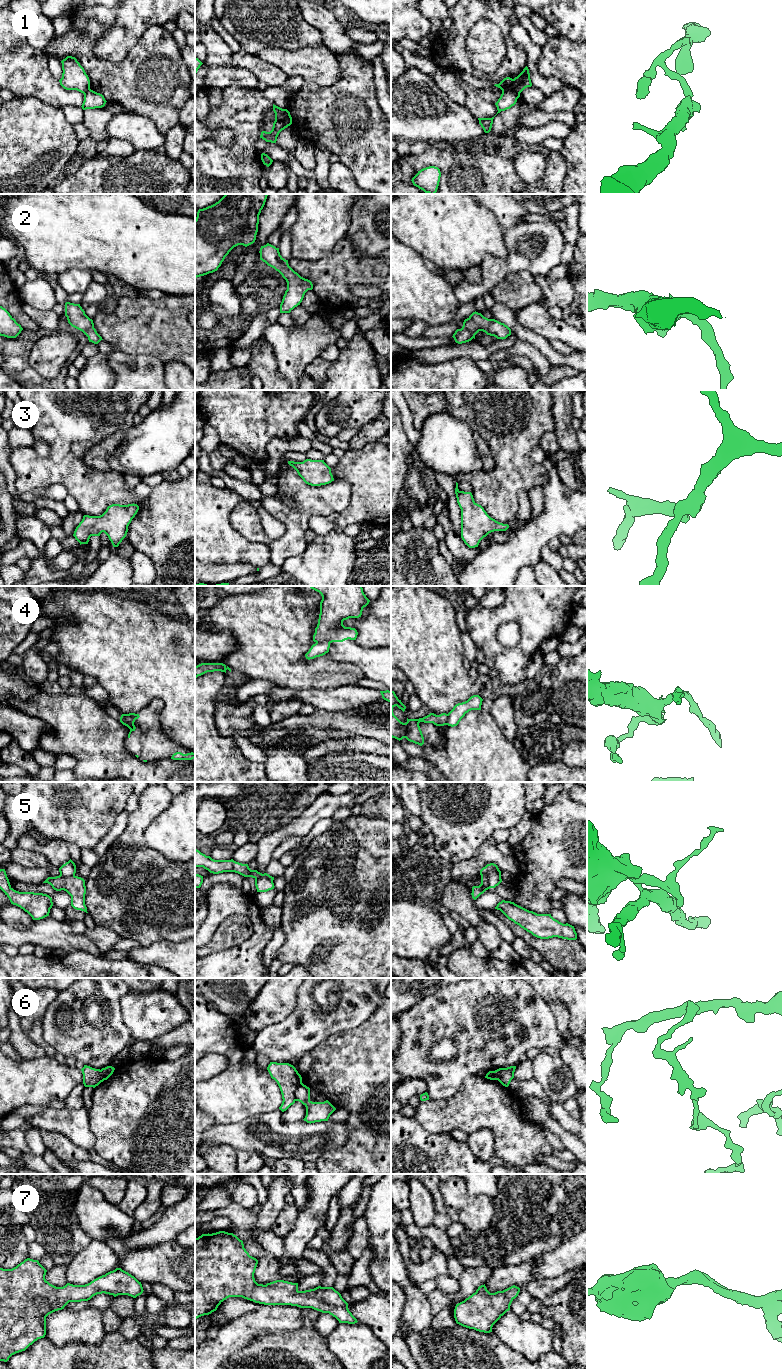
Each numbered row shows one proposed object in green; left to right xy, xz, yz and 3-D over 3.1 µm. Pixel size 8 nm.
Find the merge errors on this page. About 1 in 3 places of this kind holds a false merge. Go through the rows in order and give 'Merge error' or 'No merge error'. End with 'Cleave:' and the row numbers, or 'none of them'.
1: Merge error
2: No merge error
3: No merge error
4: Merge error
5: Merge error
6: Merge error
7: No merge error
Cleave: 1, 4, 5, 6

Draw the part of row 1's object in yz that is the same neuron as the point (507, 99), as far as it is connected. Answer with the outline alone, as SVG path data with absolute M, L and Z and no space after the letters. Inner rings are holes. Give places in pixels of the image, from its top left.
M502 91L500 98L495 103L498 110L497 114L514 106L519 97L520 95L516 91ZM494 117L478 118L479 124L481 125L485 133L489 133L491 131Z

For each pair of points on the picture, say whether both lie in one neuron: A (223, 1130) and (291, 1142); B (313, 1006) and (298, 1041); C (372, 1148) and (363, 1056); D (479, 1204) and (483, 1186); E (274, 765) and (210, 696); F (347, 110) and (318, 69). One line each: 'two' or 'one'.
A: one
B: one
C: one
D: two
E: two
F: two

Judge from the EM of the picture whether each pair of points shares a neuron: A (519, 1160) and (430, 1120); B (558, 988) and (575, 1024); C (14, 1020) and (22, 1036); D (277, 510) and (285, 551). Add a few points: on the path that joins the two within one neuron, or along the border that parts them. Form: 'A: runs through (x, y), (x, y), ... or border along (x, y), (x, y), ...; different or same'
A: runs through (504, 1135), (488, 1119), (455, 1119); same
B: runs through (567, 997), (575, 1005), (575, 1015); same
C: runs through (14, 1024), (18, 1032); same
D: runs through (287, 520), (290, 523), (290, 541); same

